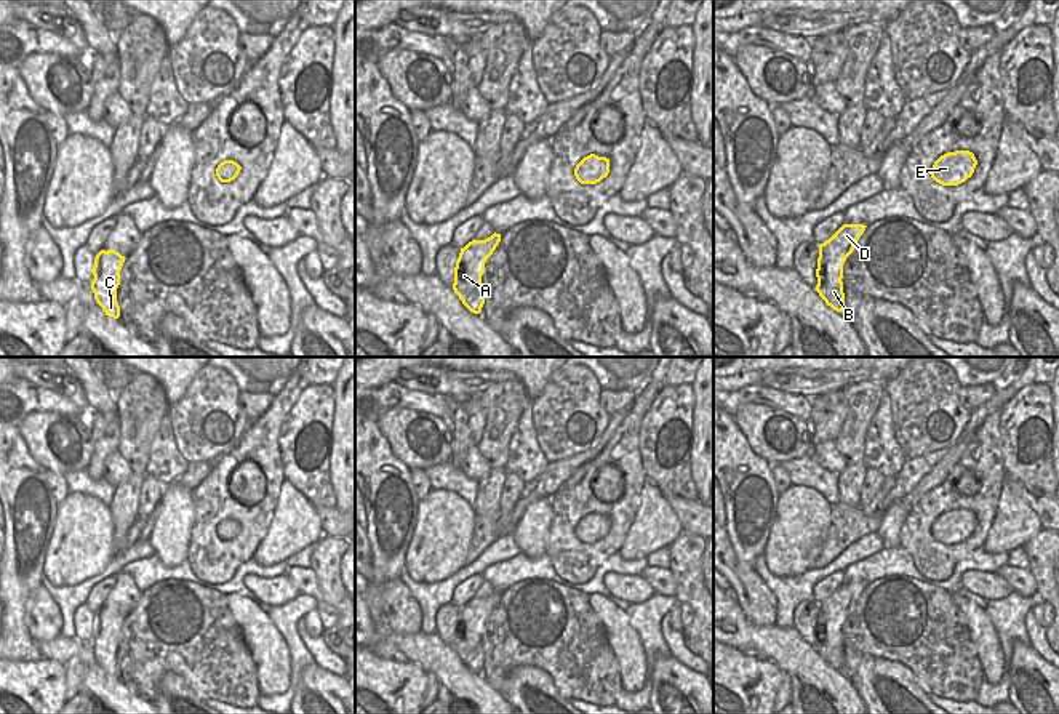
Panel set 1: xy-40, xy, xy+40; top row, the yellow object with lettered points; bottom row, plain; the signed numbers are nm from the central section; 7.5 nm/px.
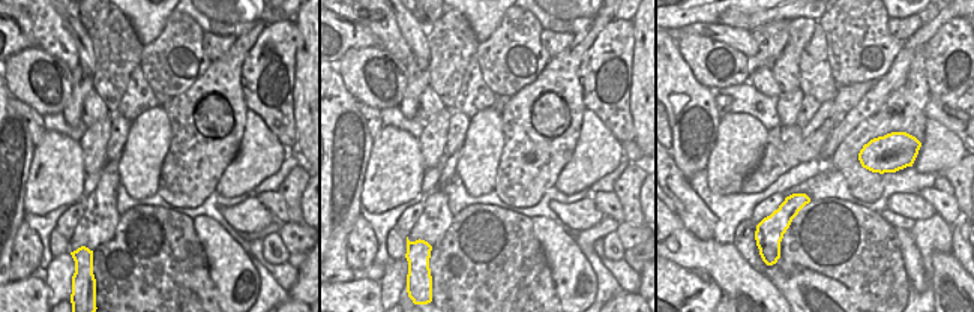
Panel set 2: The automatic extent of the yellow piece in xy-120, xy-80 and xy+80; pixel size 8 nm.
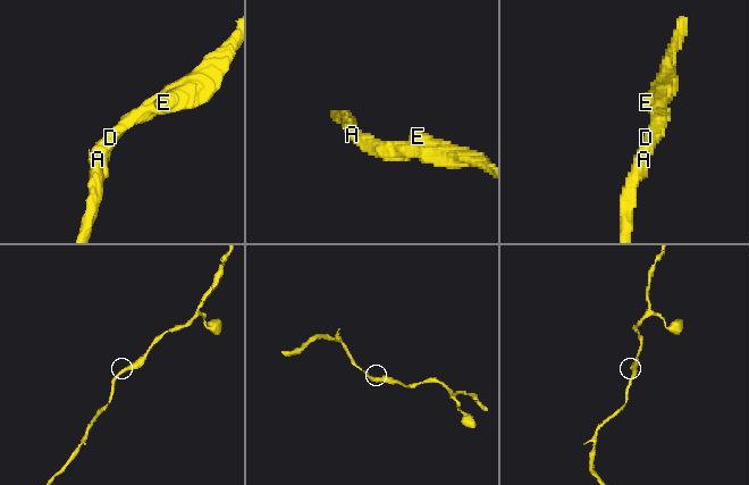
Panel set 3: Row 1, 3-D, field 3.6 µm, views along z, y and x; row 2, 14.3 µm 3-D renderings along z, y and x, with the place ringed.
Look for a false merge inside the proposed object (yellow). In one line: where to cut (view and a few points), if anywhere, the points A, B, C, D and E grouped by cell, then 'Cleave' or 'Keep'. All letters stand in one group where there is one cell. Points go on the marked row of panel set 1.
No split. Groups: A B C D E. Keep.

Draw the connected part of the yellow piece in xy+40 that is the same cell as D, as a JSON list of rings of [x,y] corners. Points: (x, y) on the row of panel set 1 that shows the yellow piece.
[[[843,224],[829,240],[819,245],[816,291],[837,312],[845,309],[843,264],[853,253],[867,226]]]

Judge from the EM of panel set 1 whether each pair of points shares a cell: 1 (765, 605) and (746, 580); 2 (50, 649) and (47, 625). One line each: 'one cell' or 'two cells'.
1: one cell
2: two cells

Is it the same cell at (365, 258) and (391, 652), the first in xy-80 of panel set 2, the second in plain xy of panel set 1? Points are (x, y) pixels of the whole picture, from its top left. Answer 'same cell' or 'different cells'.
different cells

